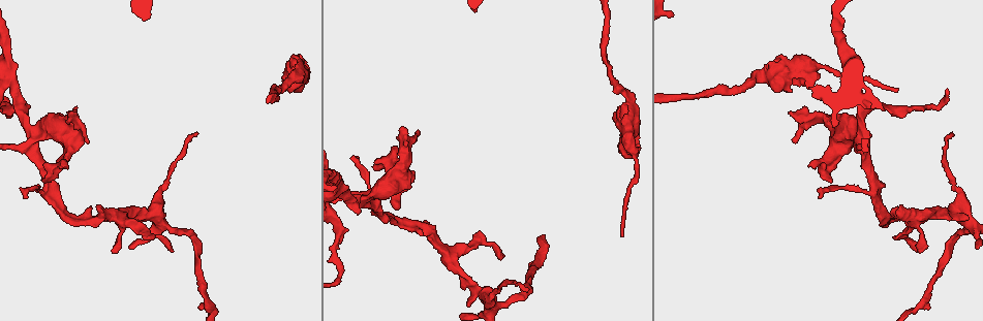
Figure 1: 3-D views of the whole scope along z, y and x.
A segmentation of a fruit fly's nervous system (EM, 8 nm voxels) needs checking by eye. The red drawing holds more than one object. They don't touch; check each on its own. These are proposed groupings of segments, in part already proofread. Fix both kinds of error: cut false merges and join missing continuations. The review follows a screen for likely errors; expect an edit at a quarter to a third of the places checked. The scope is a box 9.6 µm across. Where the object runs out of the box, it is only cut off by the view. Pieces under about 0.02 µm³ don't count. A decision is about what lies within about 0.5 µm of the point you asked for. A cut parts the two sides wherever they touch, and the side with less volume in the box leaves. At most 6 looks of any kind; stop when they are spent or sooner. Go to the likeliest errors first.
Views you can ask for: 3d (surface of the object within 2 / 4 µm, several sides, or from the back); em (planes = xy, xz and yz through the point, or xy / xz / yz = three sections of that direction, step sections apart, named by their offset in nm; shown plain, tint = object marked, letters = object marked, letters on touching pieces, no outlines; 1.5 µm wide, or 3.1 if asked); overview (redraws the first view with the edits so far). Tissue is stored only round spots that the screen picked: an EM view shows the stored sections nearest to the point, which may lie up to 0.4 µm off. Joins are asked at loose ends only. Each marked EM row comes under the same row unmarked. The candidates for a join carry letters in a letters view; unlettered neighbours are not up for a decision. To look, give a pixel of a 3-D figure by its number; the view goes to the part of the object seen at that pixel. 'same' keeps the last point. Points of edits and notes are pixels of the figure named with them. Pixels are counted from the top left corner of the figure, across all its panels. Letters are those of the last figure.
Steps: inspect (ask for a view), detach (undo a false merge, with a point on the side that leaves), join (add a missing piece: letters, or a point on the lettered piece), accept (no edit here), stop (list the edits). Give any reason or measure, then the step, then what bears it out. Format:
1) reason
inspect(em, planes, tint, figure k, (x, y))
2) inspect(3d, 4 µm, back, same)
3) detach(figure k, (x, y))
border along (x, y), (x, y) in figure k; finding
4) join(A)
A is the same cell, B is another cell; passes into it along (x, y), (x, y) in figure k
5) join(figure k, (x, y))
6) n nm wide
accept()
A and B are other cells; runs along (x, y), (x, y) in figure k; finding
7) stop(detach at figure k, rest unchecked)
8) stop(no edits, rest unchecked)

branch stops here
inspect(3d, 4 µm, figure 1, (623, 236))

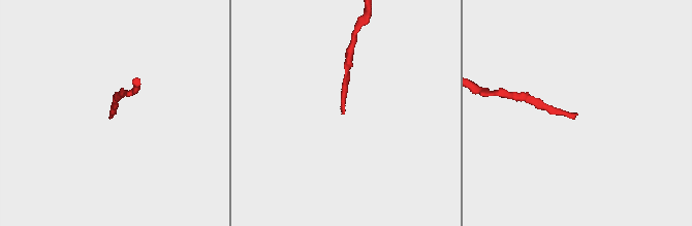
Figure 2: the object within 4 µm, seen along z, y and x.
now the EM
inspect(em, planes, letters, figure 2, (344, 112))

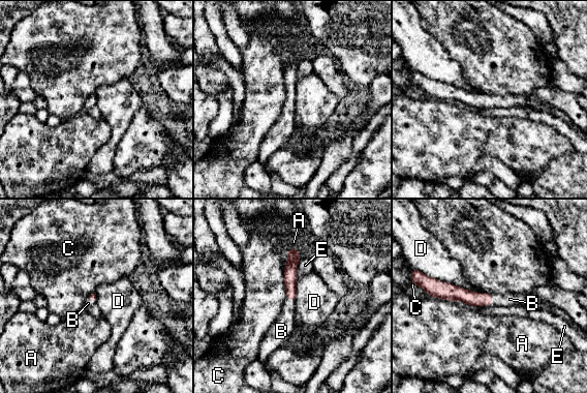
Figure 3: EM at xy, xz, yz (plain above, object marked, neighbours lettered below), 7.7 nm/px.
D touches over 480 nm
join(B)
B is the same cell, A, C, D and E are other cells; passes into it along (474, 299), (492, 299), (510, 299) in figure 3; the neuron continues

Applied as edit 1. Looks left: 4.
see it whole again
inspect(overview)

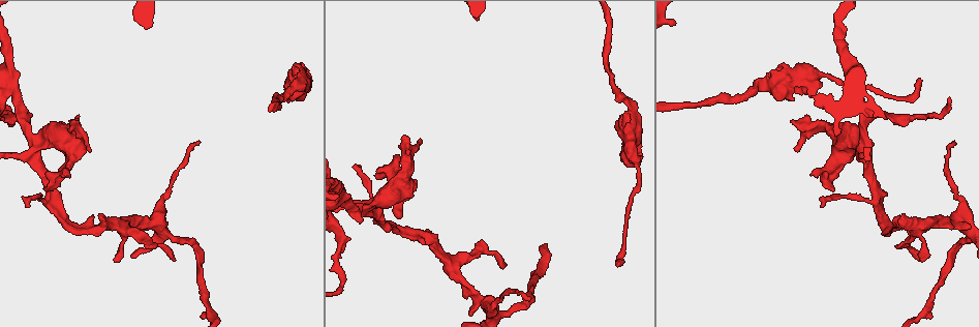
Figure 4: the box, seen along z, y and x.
an open end
inspect(em, planes, letters, figure 4, (375, 177))

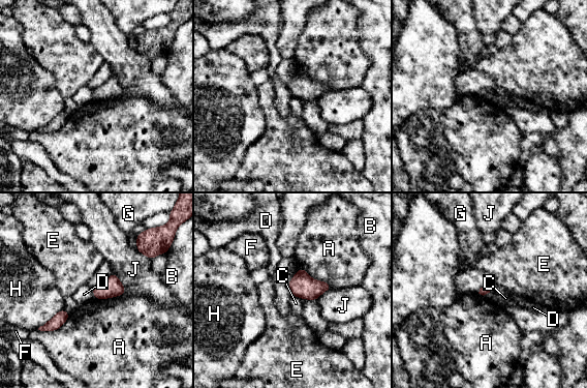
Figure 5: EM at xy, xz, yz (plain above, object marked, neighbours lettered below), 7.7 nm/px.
accept()
A, B, C, D, E, F, G, H and J are other cells; border along (287, 285), (292, 295) in figure 5; no lettered piece goes on from it

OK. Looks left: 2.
thick turns thin
inspect(em, xy, step 4, tint, figure 4, (958, 223))

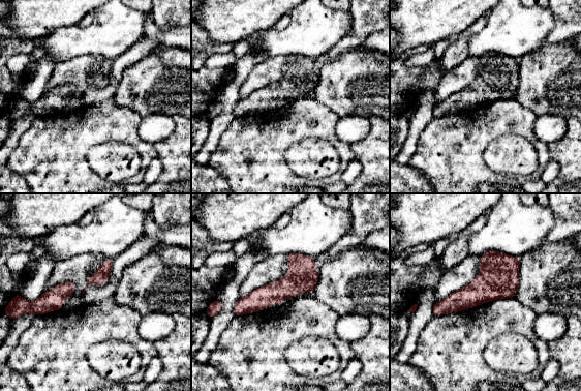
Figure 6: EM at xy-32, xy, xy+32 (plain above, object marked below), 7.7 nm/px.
another direction
inspect(em, planes, letters, same)

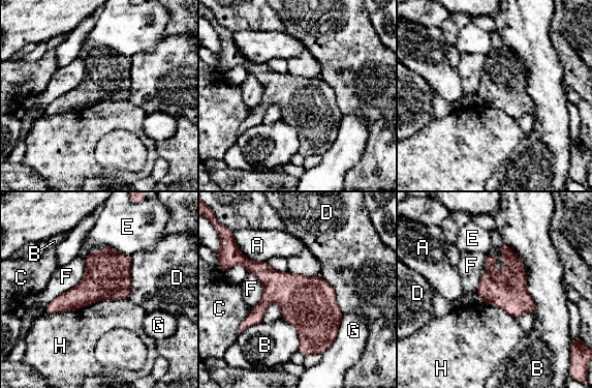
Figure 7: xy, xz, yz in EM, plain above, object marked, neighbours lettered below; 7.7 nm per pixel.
accept()
A, B, C, D, E, F, G and H are other cells; border along (127, 298), (44, 312) in figure 7; all the same neuron

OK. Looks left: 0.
stop(join at figure 3, rest unchecked)

